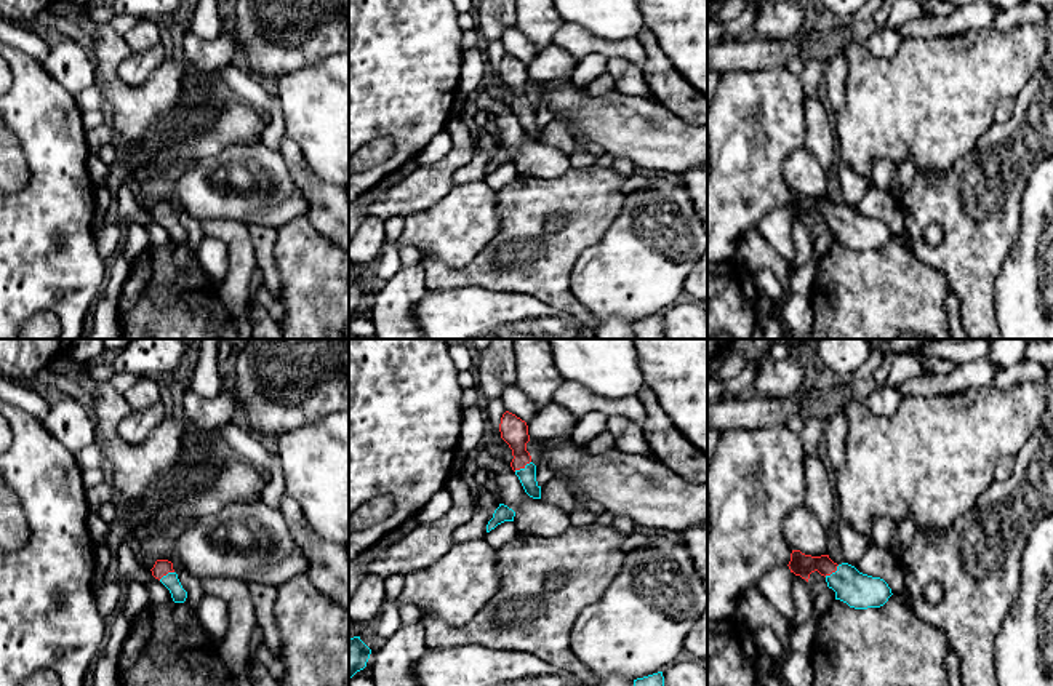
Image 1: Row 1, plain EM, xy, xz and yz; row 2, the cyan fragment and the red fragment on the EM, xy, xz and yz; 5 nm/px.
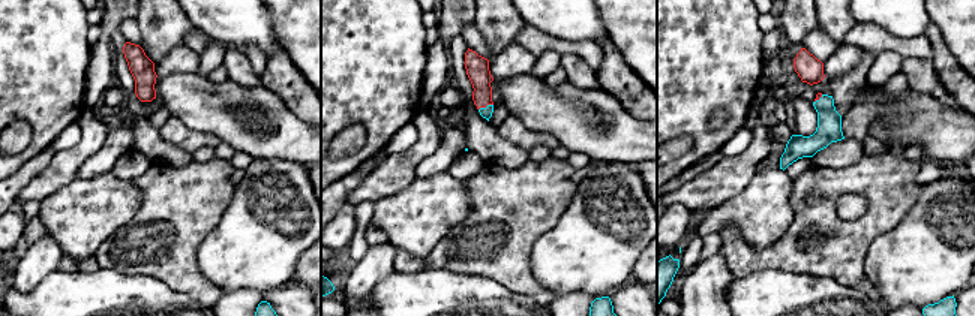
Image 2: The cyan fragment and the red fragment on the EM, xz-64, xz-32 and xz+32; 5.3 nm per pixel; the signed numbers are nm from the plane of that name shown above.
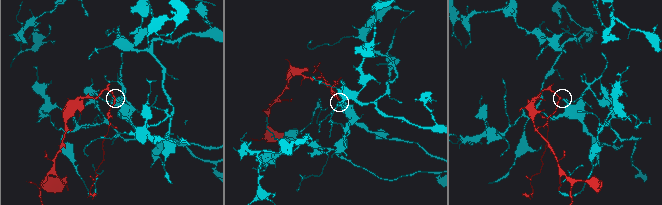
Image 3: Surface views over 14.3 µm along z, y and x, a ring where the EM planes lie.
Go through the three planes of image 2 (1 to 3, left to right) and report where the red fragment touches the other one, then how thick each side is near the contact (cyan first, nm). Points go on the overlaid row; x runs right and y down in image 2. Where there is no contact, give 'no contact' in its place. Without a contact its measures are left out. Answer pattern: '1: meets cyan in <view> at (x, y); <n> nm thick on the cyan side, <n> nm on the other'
1: no contact
2: meets cyan in xz-32 at (486, 107); 60 nm thick on the cyan side, 130 nm on the other
3: meets cyan in xz+32 at (819, 99); 130 nm thick on the cyan side, 30 nm on the other

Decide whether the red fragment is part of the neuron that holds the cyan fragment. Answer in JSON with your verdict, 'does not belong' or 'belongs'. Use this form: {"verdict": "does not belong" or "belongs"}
{"verdict": "belongs"}

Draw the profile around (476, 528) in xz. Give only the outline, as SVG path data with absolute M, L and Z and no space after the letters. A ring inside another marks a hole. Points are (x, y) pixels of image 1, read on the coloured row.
M491 494L477 501L474 516L453 532L453 544L466 544L474 539L485 539L486 524L493 518L501 501Z

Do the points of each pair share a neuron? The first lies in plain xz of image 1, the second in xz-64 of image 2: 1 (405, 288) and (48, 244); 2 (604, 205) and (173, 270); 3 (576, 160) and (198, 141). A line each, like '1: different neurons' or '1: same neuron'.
1: same neuron
2: same neuron
3: different neurons

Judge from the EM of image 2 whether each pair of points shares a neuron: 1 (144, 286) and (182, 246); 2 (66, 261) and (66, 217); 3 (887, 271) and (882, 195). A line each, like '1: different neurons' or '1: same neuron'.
1: different neurons
2: different neurons
3: different neurons

